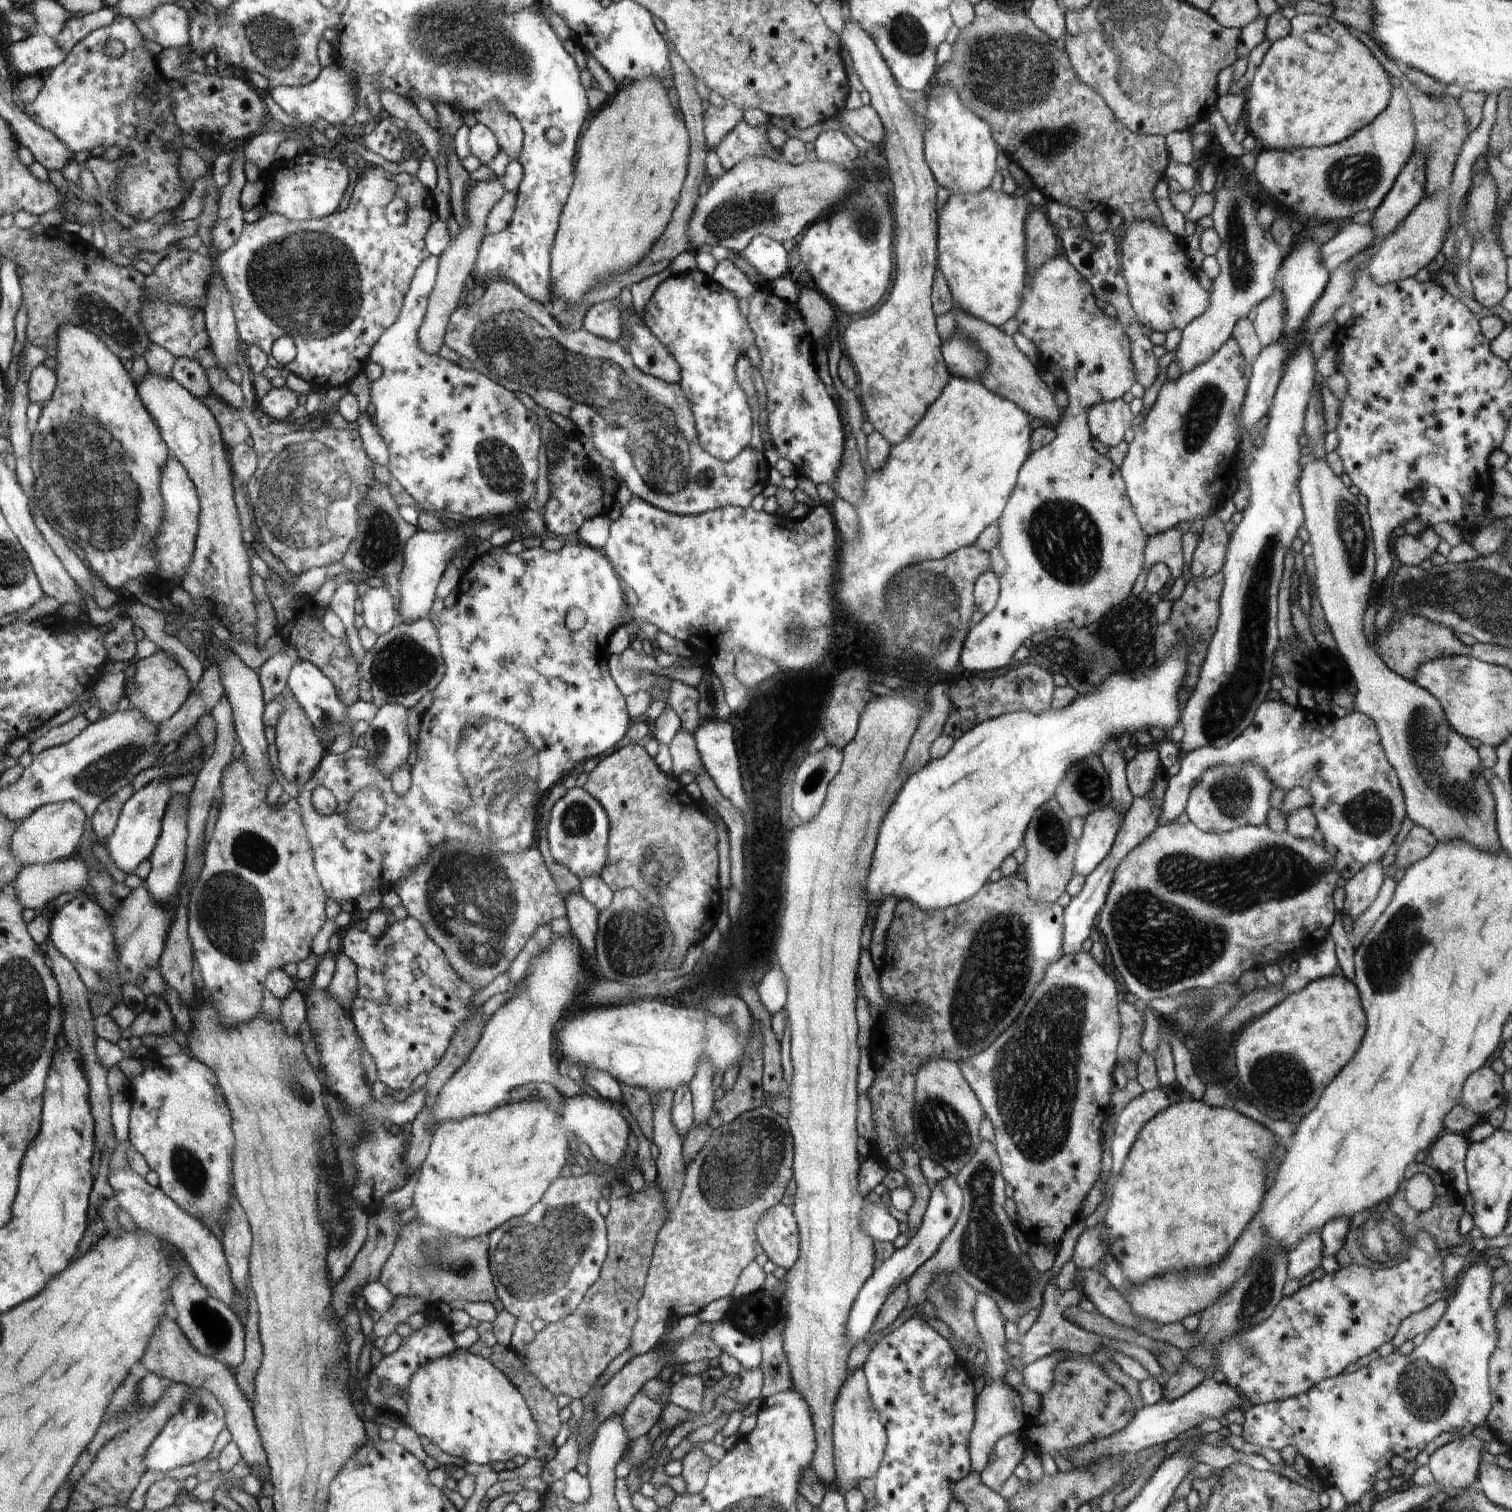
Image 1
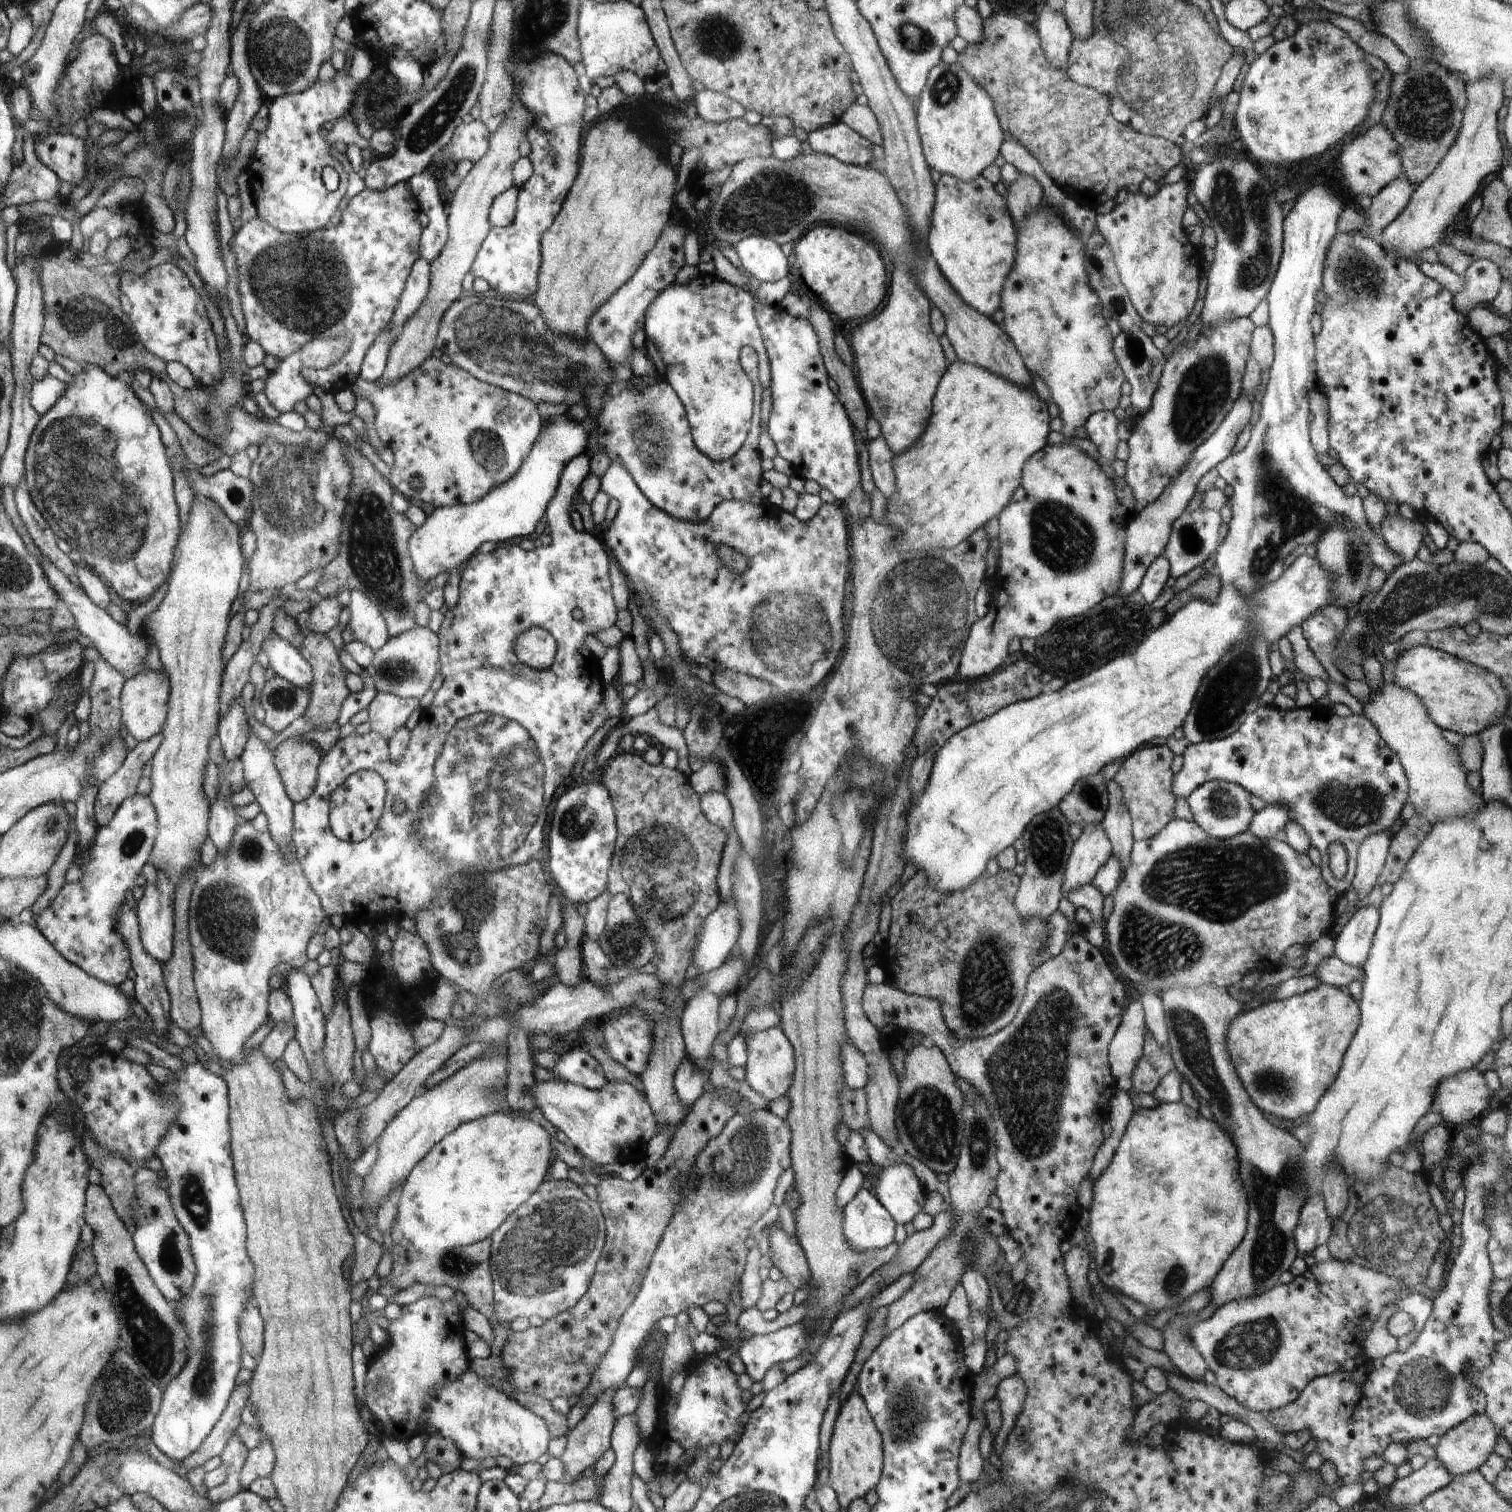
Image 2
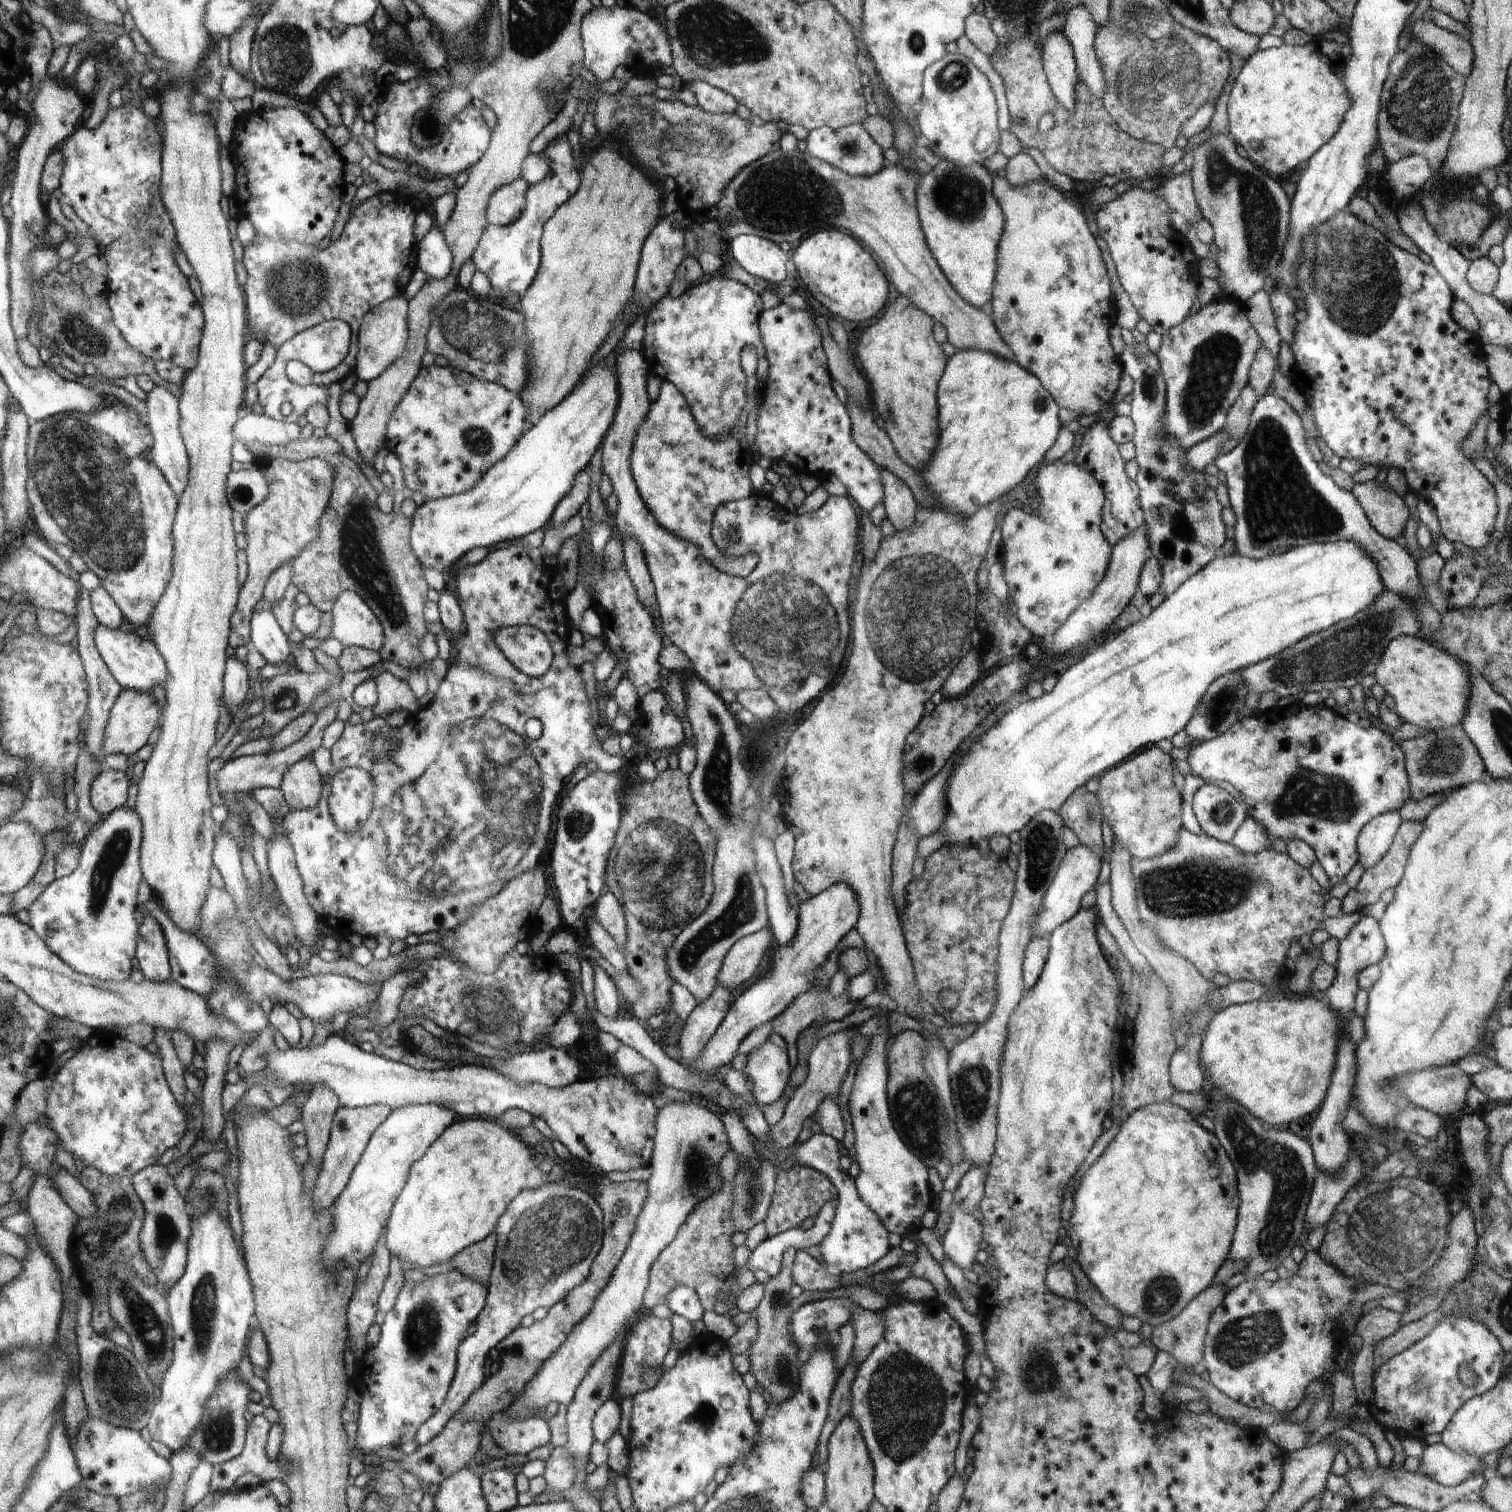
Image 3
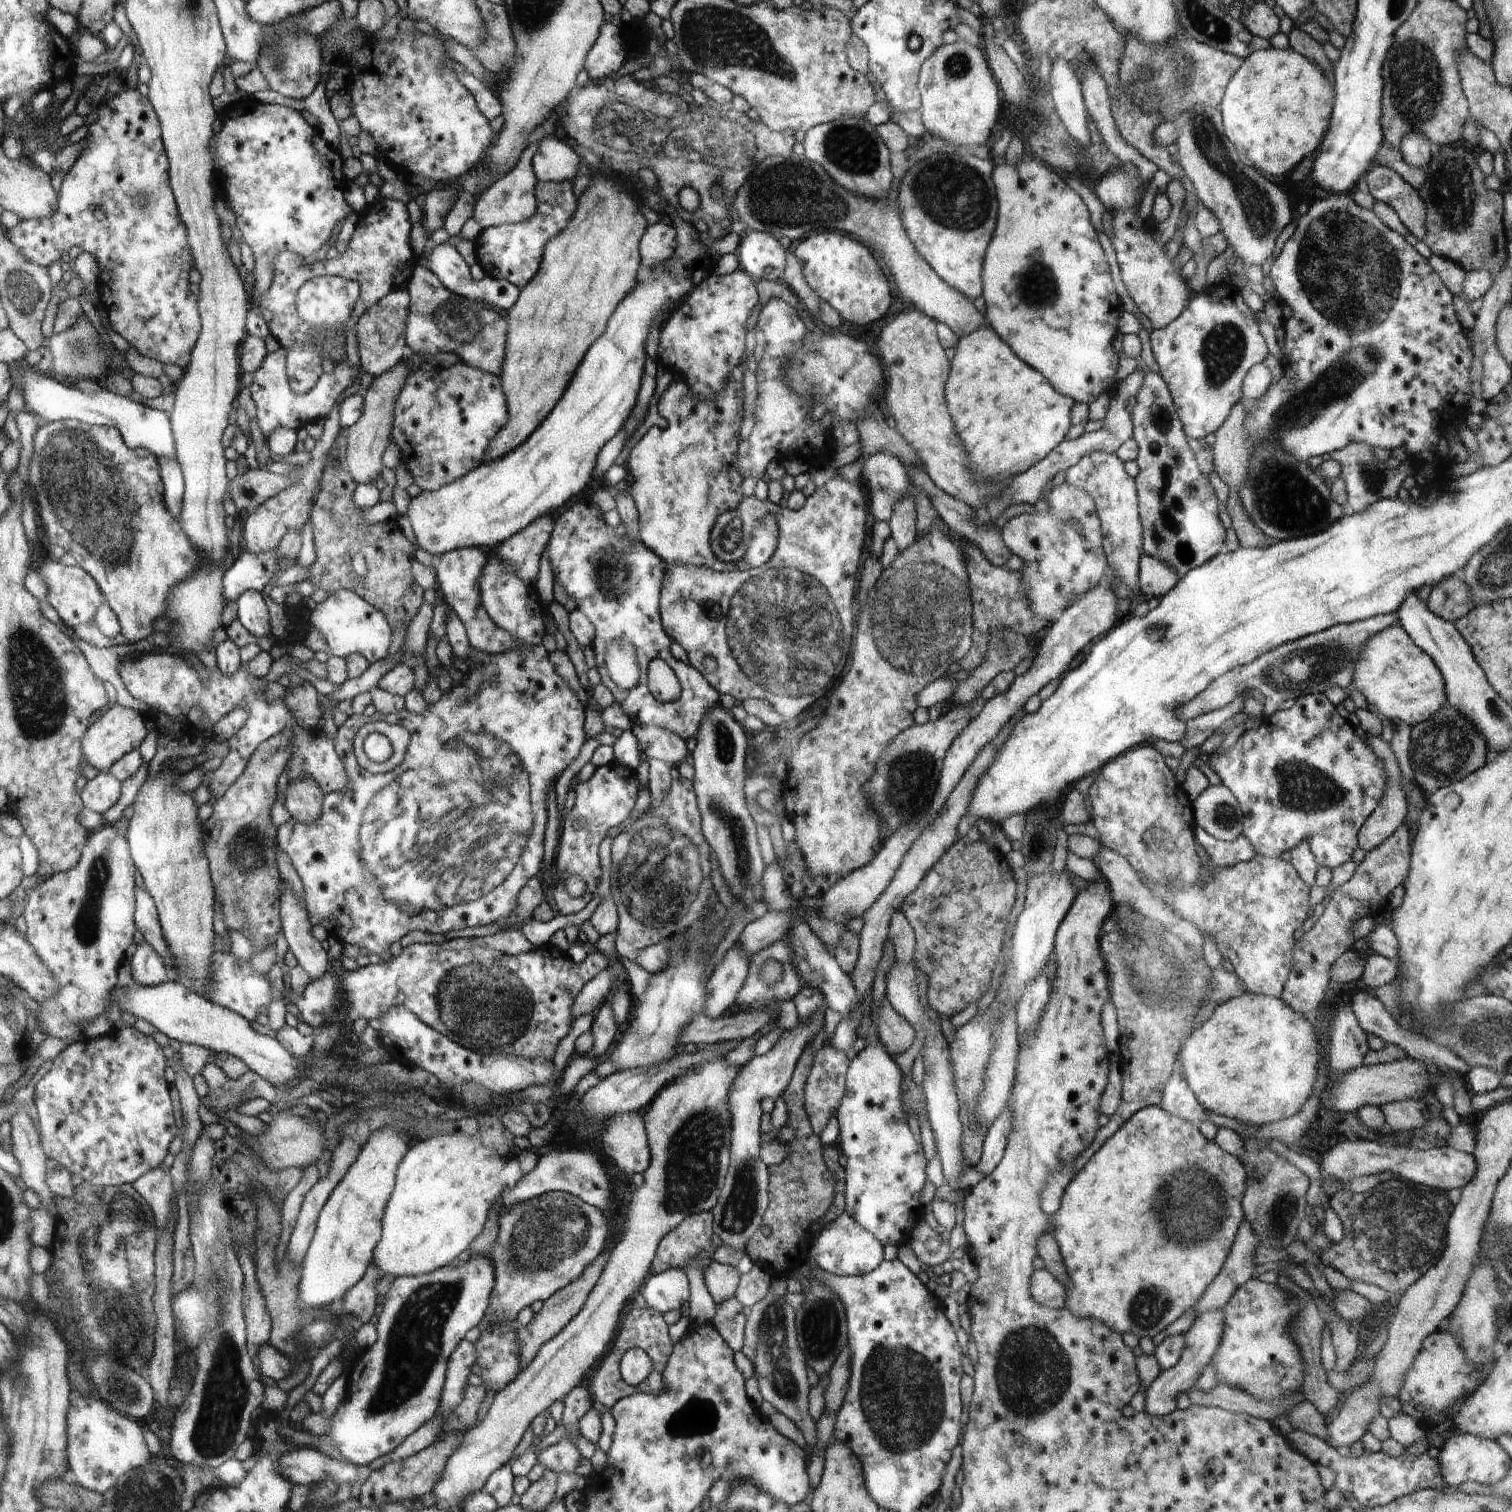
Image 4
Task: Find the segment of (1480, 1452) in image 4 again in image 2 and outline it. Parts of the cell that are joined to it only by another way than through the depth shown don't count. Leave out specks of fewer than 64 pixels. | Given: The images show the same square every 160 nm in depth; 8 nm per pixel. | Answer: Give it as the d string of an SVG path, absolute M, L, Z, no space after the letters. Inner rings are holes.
M1428 1458L1427 1464L1421 1469L1414 1470L1408 1477L1397 1479L1392 1483L1387 1495L1381 1499L1383 1505L1388 1510L1400 1511L1406 1510L1407 1506L1416 1506L1420 1504L1428 1495L1444 1488L1453 1479L1451 1474L1440 1464L1437 1458Z

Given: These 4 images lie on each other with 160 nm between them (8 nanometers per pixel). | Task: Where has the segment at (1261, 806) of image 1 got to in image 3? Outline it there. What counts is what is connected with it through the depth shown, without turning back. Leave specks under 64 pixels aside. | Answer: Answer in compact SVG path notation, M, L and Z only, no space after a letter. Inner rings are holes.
M1205 783L1191 797L1195 817L1203 832L1230 843L1248 816L1246 808L1224 788L1213 783Z

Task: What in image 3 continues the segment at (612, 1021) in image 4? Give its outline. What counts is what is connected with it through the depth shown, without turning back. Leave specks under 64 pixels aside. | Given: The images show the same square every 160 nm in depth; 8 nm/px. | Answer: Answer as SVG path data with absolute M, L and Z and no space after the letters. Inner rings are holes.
M591 961L594 975L594 998L597 1009L609 1019L616 1019L618 1012L618 989L614 980L602 967Z

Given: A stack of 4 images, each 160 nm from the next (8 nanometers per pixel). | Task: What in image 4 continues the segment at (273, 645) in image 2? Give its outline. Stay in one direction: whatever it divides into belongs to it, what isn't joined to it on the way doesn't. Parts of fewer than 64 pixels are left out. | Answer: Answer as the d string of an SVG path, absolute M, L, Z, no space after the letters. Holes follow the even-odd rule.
M247 590L236 601L238 603L237 619L250 634L253 634L256 638L273 637L268 607L264 603L261 593Z

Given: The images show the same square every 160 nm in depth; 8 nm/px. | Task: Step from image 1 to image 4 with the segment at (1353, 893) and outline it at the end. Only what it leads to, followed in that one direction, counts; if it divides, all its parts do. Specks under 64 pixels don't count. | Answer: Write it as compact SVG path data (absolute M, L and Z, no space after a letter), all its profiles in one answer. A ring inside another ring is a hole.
M1367 732L1366 737L1366 743L1371 746L1374 754L1382 760L1387 776L1387 788L1384 791L1384 796L1380 799L1379 805L1372 811L1372 814L1364 821L1358 833L1360 848L1368 852L1380 846L1387 838L1390 838L1396 832L1396 829L1399 829L1400 825L1407 820L1408 805L1407 796L1404 794L1401 785L1401 770L1390 745L1381 736L1372 736L1372 734Z

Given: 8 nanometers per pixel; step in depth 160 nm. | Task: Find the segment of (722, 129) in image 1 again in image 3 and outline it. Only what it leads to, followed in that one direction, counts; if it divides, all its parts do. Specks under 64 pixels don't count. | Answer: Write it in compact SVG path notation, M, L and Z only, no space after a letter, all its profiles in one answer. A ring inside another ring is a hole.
M693 81L690 89L696 96L697 105L707 113L732 114L738 108L739 101L737 99L708 83Z

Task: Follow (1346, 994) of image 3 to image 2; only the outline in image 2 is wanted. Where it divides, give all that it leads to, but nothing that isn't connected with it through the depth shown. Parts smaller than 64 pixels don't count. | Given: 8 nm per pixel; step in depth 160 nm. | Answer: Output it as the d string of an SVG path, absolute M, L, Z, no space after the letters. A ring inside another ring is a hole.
M1369 904L1358 908L1335 938L1334 954L1351 967L1362 968L1378 923L1378 905Z

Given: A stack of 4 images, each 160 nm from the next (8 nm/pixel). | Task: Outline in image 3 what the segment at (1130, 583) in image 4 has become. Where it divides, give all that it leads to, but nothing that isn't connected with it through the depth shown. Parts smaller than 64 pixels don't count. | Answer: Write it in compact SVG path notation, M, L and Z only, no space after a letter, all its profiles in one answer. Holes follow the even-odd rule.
M1098 421L1083 430L1083 440L1074 455L1074 462L1087 468L1104 489L1105 504L1101 510L1101 531L1112 546L1124 540L1132 531L1144 526L1145 518L1140 507L1138 485L1134 479L1128 478L1119 445L1110 436L1106 424Z

